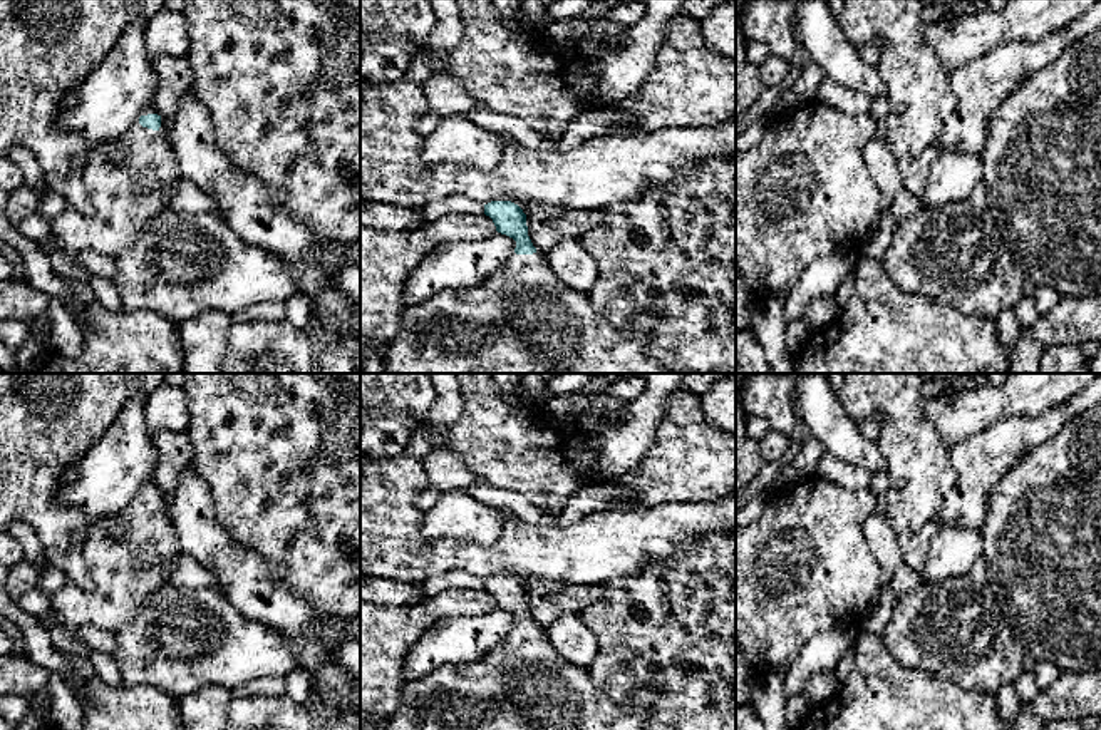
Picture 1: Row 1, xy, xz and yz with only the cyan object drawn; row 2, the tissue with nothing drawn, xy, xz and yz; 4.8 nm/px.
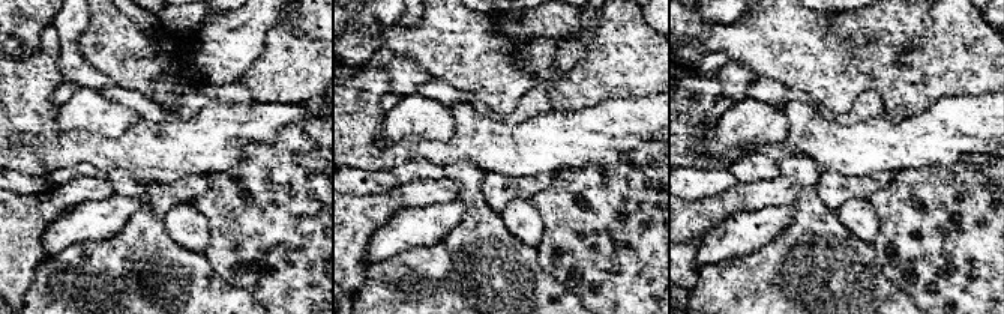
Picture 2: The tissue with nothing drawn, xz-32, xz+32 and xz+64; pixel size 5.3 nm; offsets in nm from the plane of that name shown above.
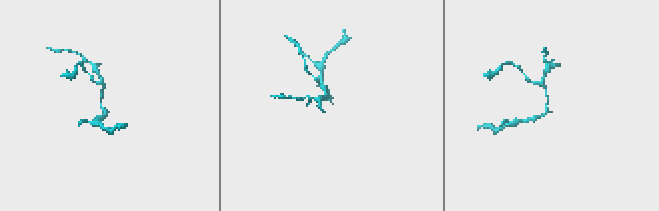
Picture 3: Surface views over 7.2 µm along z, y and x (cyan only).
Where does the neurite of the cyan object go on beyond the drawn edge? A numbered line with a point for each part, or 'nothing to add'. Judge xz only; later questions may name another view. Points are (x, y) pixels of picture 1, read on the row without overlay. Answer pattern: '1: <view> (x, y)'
1: xz (523, 683)

